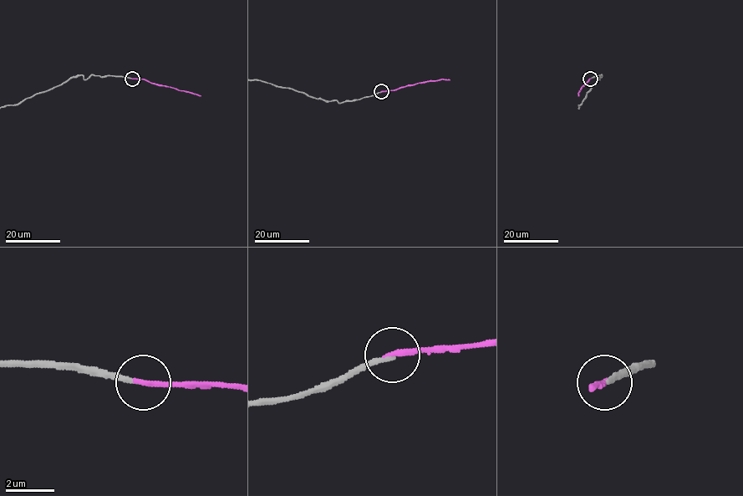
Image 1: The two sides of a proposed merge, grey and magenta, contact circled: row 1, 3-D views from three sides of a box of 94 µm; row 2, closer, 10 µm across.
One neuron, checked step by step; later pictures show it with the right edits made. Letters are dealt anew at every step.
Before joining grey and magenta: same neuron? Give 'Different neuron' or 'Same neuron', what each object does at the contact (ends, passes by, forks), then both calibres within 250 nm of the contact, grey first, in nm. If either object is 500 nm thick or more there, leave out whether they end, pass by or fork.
Same neuron. At the ring grey ends. At the ring magenta ends. Thickness 190 nm (grey) against 240 nm

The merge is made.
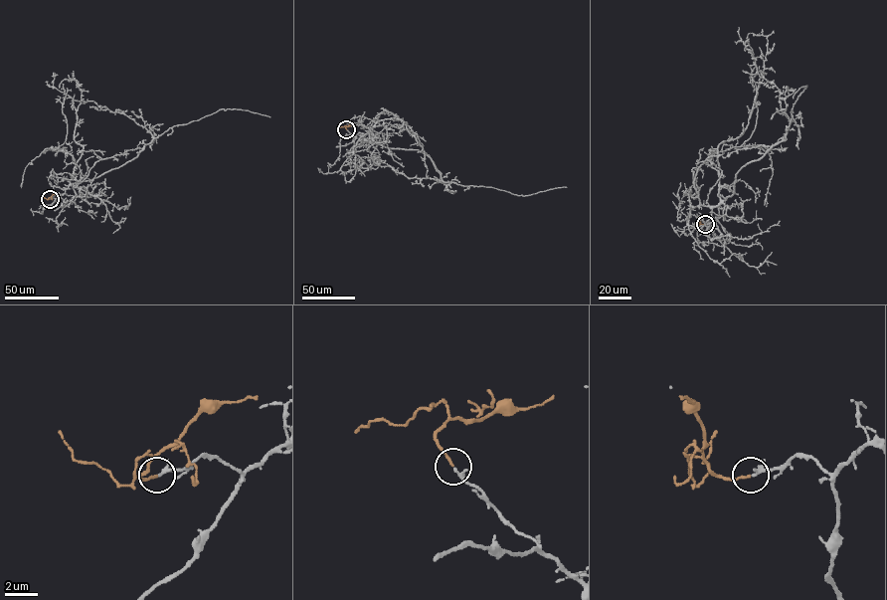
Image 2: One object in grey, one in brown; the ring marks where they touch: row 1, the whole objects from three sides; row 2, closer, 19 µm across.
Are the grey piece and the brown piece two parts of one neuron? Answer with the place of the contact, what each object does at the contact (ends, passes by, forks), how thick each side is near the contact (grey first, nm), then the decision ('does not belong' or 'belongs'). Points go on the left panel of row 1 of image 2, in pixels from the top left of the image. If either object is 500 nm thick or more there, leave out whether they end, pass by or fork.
place (50, 199); grey passes by; brown ends; calibres 150 and 130 nm; belongs

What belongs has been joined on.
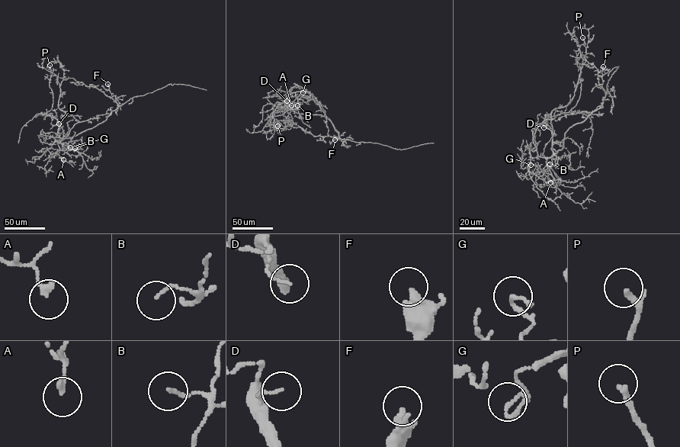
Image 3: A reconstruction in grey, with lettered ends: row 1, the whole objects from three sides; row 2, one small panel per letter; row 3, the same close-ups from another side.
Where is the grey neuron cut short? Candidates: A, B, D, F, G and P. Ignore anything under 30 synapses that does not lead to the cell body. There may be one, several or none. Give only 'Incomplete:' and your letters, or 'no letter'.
Incomplete: no letter

